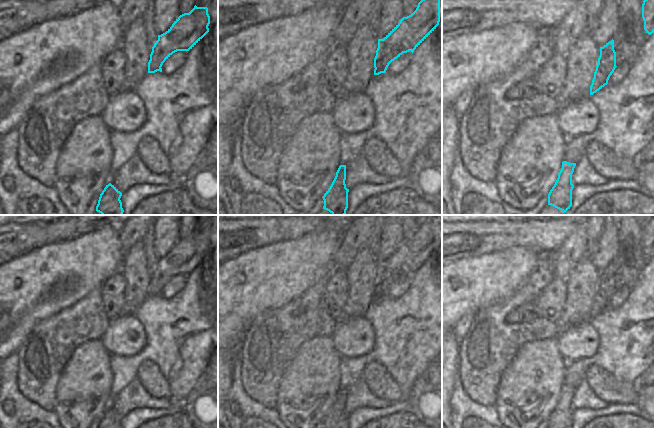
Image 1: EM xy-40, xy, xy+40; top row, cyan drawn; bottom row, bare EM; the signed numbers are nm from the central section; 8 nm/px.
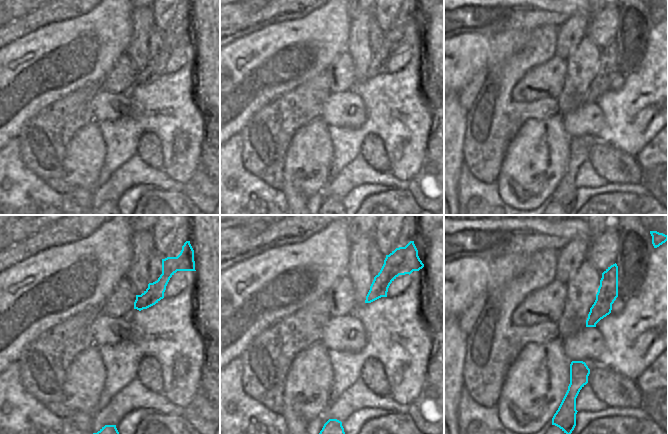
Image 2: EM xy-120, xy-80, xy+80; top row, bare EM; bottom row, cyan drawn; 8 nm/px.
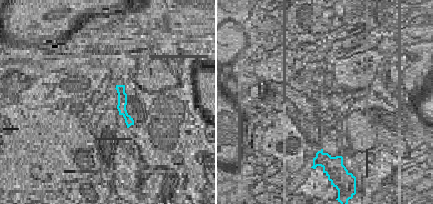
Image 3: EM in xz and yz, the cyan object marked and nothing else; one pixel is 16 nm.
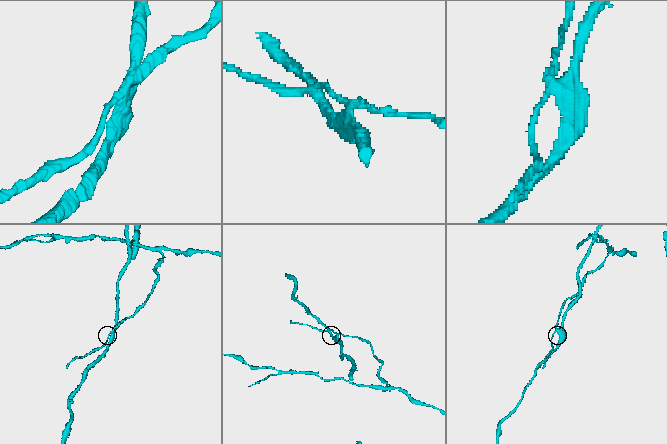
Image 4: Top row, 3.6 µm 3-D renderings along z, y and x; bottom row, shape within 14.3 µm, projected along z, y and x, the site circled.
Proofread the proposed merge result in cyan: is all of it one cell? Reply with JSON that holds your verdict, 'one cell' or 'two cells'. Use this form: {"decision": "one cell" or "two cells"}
{"decision": "two cells"}

